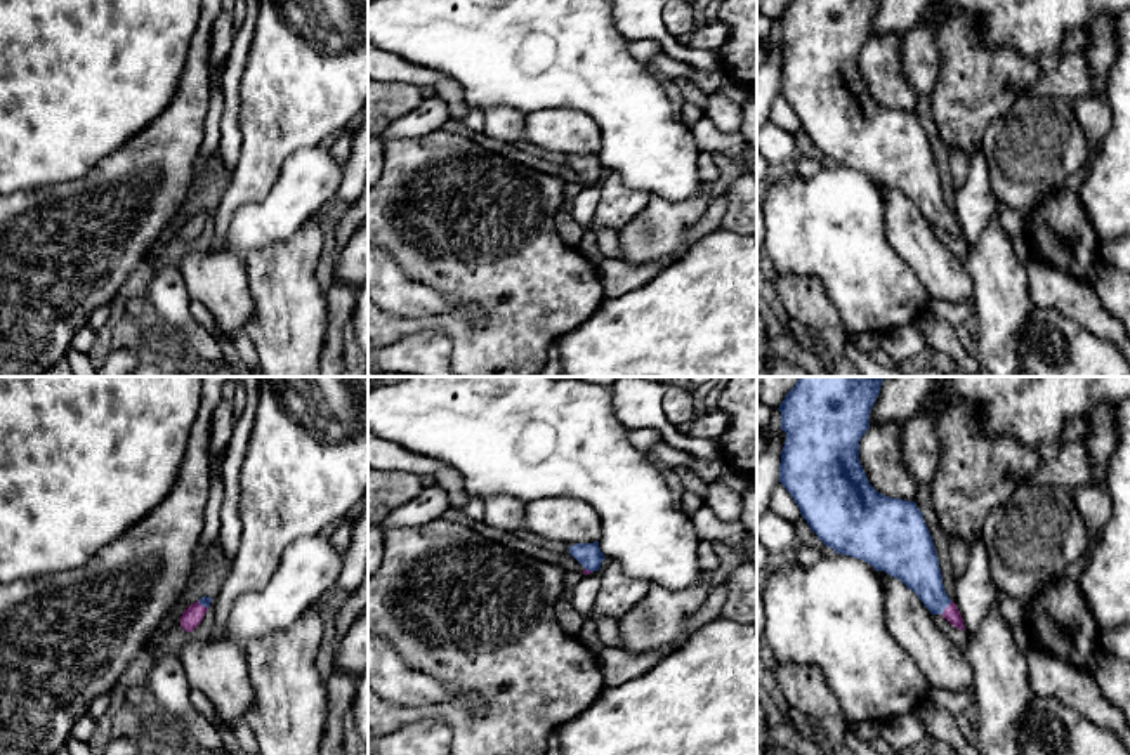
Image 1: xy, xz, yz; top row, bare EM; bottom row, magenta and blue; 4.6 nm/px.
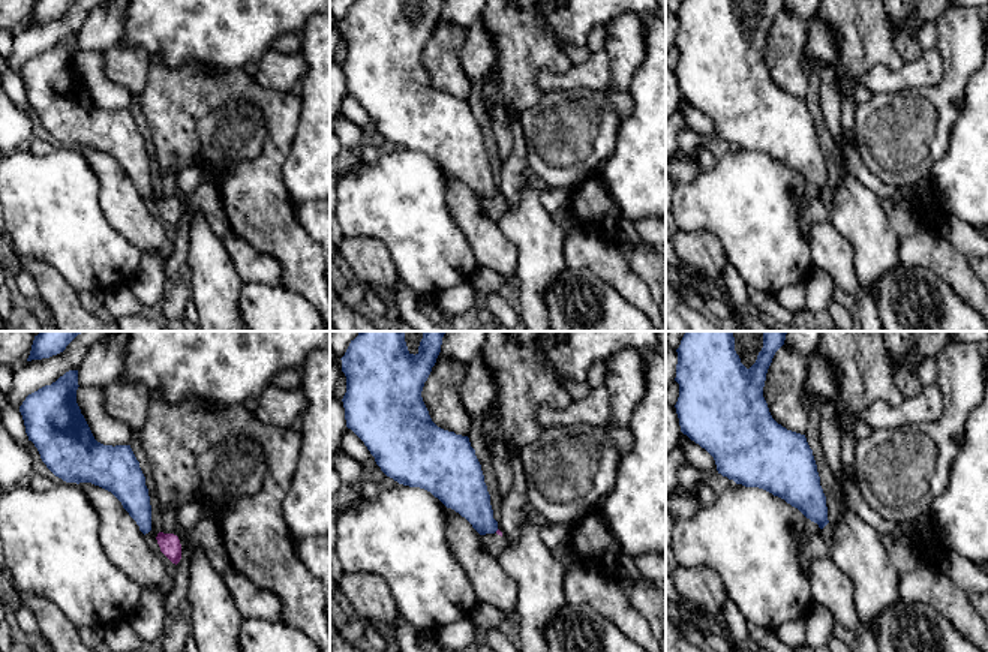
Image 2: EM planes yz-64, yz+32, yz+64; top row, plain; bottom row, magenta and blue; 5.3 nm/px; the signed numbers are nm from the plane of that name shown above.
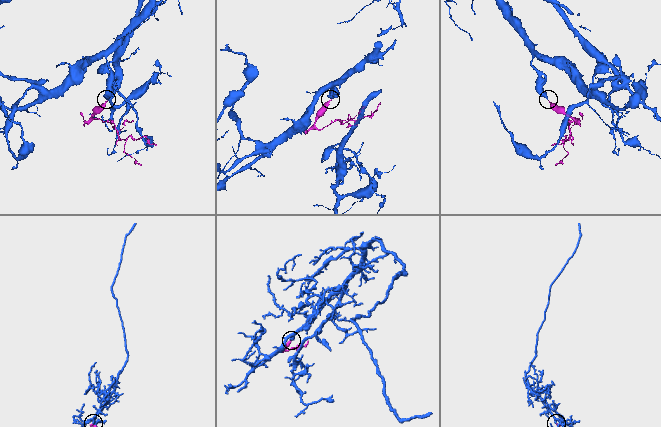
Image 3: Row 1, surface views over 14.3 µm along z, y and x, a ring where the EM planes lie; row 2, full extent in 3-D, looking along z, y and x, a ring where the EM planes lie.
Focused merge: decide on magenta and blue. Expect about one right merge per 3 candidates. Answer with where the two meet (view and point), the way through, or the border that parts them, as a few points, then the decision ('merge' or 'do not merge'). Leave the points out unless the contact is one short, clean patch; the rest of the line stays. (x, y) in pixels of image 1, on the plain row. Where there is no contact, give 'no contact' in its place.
meets magenta in yz at (946, 219); runs through yz (952, 224), (946, 219), (931, 203), (915, 176); merge

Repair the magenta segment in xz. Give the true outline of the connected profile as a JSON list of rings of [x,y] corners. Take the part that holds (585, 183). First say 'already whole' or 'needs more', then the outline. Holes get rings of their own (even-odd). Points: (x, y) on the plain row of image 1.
needs more; [[[599,153],[571,156],[569,165],[585,179],[583,186],[599,182],[602,172],[606,170],[599,160]]]

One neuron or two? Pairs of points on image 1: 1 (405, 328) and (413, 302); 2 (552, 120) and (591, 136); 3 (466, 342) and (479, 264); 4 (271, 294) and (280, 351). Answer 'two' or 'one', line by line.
1: two
2: one
3: one
4: one

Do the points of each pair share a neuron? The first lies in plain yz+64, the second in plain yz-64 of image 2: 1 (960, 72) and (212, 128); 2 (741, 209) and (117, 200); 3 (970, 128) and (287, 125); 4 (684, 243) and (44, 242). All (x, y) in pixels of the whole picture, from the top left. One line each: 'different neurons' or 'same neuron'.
1: same neuron
2: different neurons
3: different neurons
4: different neurons

